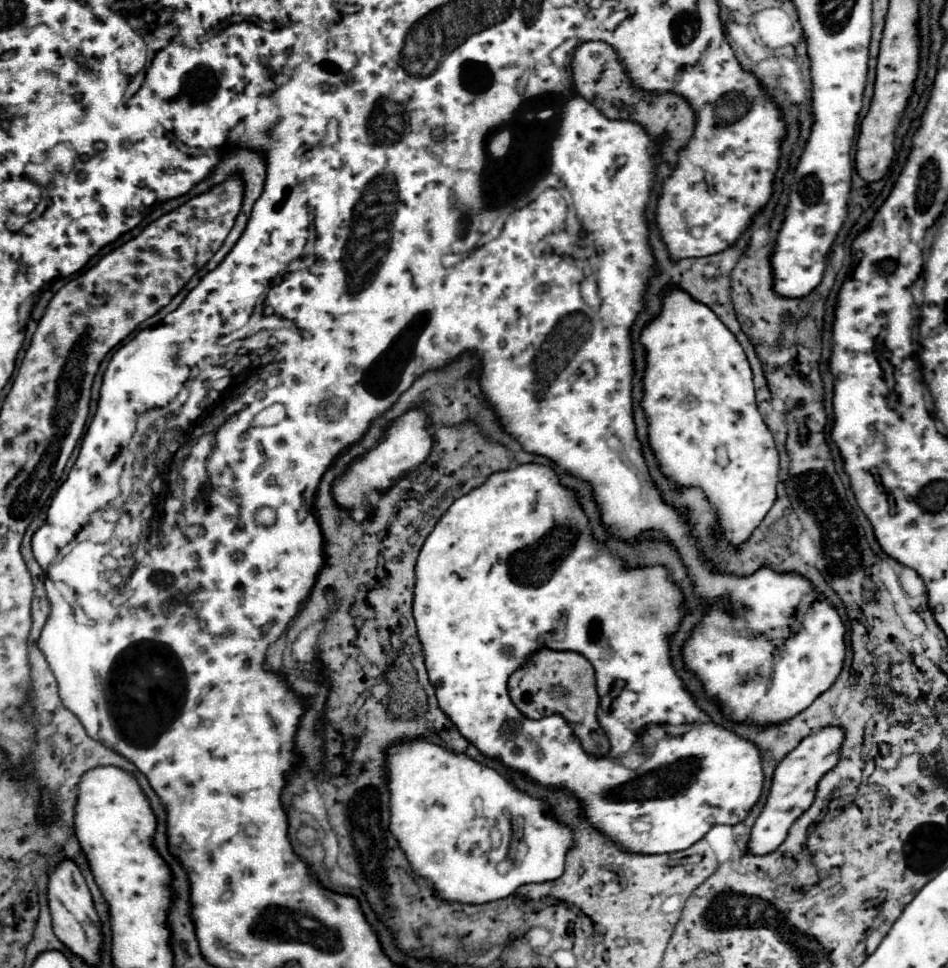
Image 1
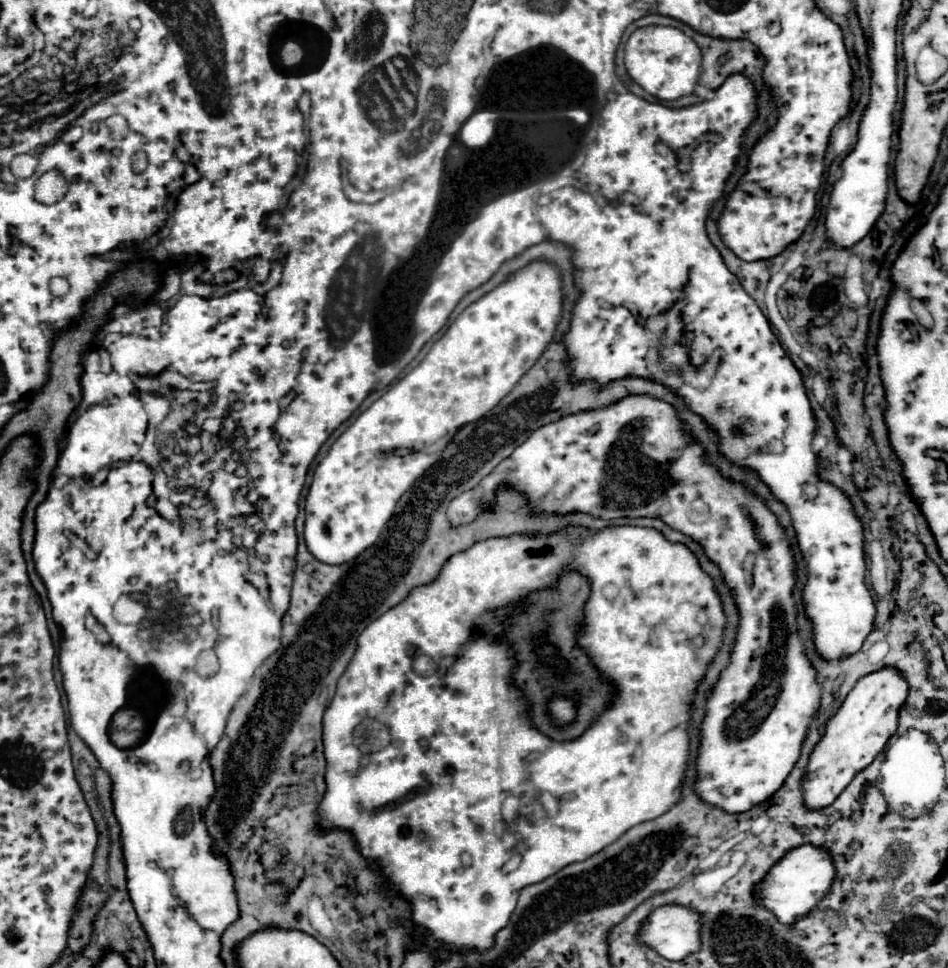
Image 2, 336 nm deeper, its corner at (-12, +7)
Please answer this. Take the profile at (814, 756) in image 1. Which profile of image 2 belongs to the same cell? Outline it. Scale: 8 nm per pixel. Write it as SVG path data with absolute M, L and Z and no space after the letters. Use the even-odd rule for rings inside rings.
M883 668L863 676L847 694L837 714L827 722L821 740L815 744L809 764L803 774L803 806L807 810L821 810L835 802L835 798L849 786L853 776L869 766L873 758L885 748L887 740L897 730L899 708L907 698L907 682L895 668Z

